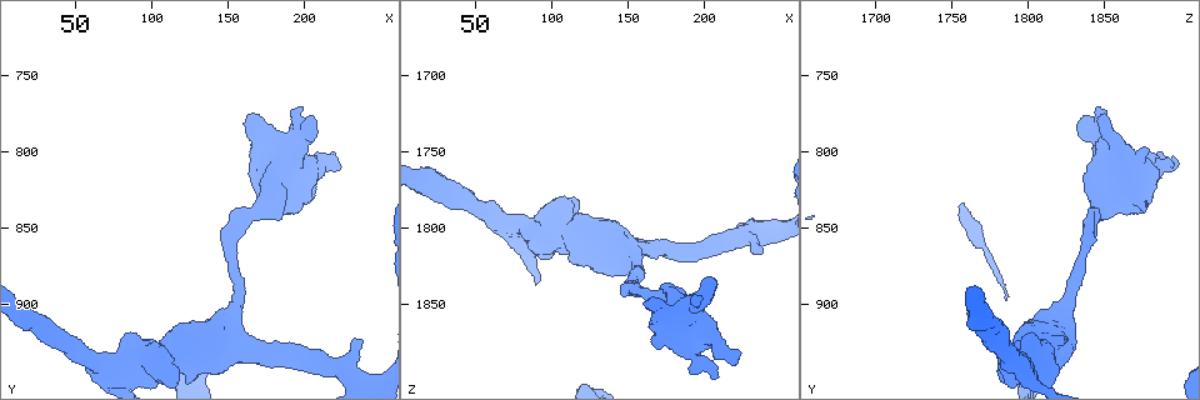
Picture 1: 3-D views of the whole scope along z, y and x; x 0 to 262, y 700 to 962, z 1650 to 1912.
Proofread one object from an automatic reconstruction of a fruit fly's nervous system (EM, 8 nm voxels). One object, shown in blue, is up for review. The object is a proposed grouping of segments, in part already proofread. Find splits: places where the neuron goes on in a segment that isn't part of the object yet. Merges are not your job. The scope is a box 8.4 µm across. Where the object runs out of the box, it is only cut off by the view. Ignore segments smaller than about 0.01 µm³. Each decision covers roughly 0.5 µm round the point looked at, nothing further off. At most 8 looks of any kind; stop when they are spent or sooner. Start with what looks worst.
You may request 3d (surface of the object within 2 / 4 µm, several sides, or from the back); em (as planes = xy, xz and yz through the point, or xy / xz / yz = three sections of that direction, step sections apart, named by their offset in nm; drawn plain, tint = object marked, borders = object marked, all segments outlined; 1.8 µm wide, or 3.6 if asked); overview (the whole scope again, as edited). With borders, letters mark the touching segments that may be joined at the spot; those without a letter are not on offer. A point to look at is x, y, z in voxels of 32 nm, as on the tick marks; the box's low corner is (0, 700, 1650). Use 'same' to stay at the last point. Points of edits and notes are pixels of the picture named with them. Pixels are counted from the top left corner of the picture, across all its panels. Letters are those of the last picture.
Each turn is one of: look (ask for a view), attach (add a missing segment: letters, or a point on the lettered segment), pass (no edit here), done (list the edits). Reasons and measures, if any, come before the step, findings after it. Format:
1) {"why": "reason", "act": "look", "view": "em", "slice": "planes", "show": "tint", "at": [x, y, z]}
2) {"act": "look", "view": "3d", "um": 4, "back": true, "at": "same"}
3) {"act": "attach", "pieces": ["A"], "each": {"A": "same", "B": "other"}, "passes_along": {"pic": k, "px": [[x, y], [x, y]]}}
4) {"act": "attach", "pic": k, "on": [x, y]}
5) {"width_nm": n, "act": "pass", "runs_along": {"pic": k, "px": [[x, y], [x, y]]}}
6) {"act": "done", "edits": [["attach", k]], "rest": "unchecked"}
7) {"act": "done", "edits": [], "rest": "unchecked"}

{"act": "look", "view": "em", "slice": "planes", "show": "tint", "at": [170, 796, 1858]}

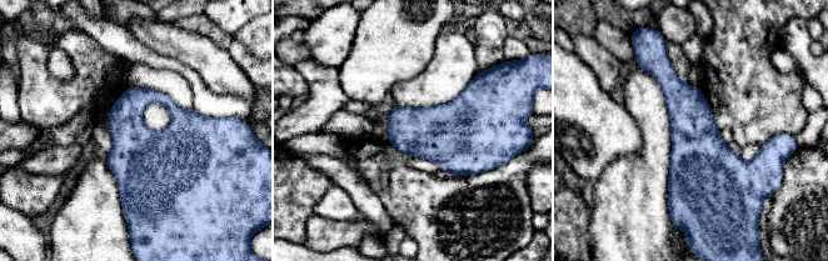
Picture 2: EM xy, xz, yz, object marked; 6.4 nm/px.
{"act": "look", "view": "em", "slice": "planes", "show": "borders", "at": "same"}

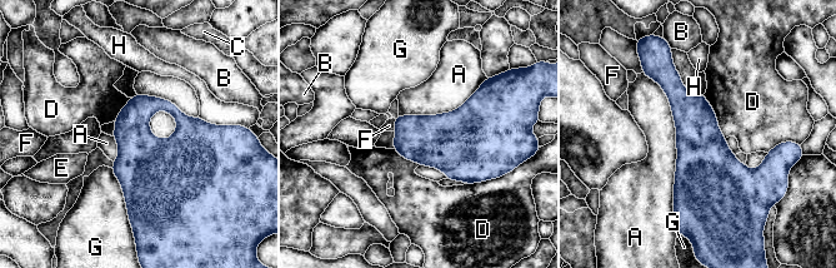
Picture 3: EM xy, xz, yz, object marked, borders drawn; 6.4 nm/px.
{"act": "pass", "each": {"A": "other", "B": "other", "C": "other", "D": "other", "E": "other", "F": "other", "G": "other", "H": "other"}, "border": {"pic": 3, "px": [[704, 94], [725, 138]]}, "found": "none of them fits"}

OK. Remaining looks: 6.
{"why": "thick turns thin", "act": "look", "view": "em", "slice": "planes", "show": "plain", "at": [96, 938, 1802]}

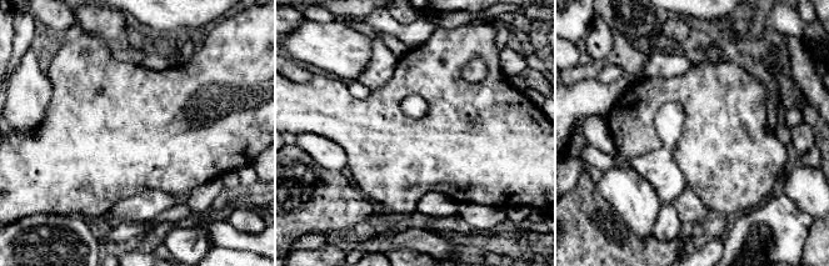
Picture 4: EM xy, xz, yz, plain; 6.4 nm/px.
{"act": "look", "view": "em", "slice": "planes", "show": "borders", "at": "same"}

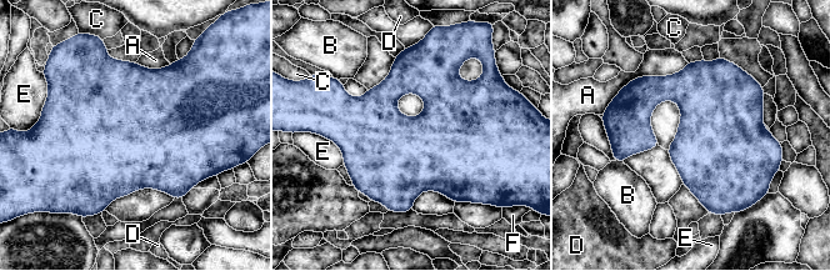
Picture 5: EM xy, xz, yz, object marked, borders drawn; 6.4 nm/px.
{"act": "pass", "each": {"A": "other", "B": "other", "C": "other", "D": "other", "E": "other", "F": "other"}, "border": {"pic": 5, "px": [[688, 63], [634, 78], [609, 104]]}, "found": "none of them fits"}

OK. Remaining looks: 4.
{"why": "branch stops here", "act": "look", "view": "em", "slice": "planes", "show": "plain", "at": [236, 924, 1814]}

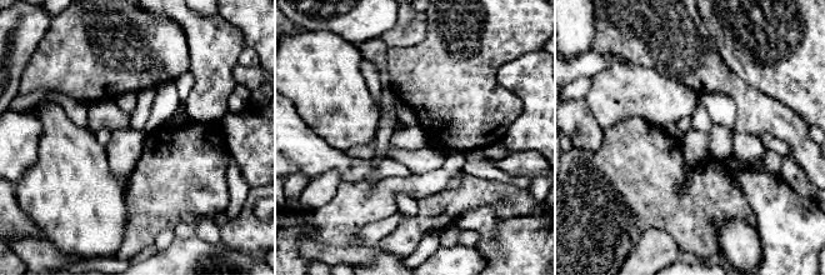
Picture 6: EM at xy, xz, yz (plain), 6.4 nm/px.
{"why": "what lies round it", "act": "look", "view": "em", "slice": "planes", "show": "borders", "at": "same"}

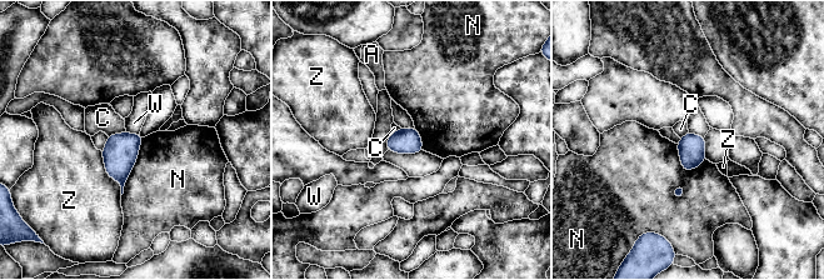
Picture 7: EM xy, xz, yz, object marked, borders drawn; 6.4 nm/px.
{"width_nm": 160, "longest_contact_nm": ["N", 400], "act": "pass", "each": {"A": "other", "C": "other", "N": "other", "W": "other", "Z": "other"}, "found": "none of them fits"}

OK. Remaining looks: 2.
{"act": "done", "edits": [], "rest": "unchecked"}

